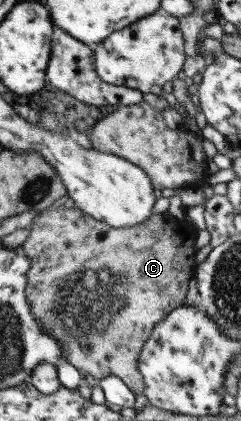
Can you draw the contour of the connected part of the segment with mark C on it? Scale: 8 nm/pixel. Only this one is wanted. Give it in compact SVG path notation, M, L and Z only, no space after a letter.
M60 206L56 210L49 208L38 212L37 216L34 216L32 223L28 226L30 233L21 245L24 256L30 260L24 290L26 292L26 302L30 306L30 314L36 318L38 326L44 330L44 333L52 336L60 344L62 361L72 364L81 376L90 374L98 381L105 376L116 376L126 384L128 390L135 396L138 396L144 390L144 382L142 382L142 376L137 367L140 349L142 349L142 345L150 336L154 325L158 324L158 321L161 321L166 313L181 305L182 300L186 298L186 292L189 291L189 283L195 277L194 270L196 266L193 258L197 252L196 246L194 246L194 236L196 236L197 229L192 224L186 223L188 223L186 220L178 221L168 214L152 211L144 223L140 222L139 225L114 228L108 224L96 221L75 206L72 208Z

